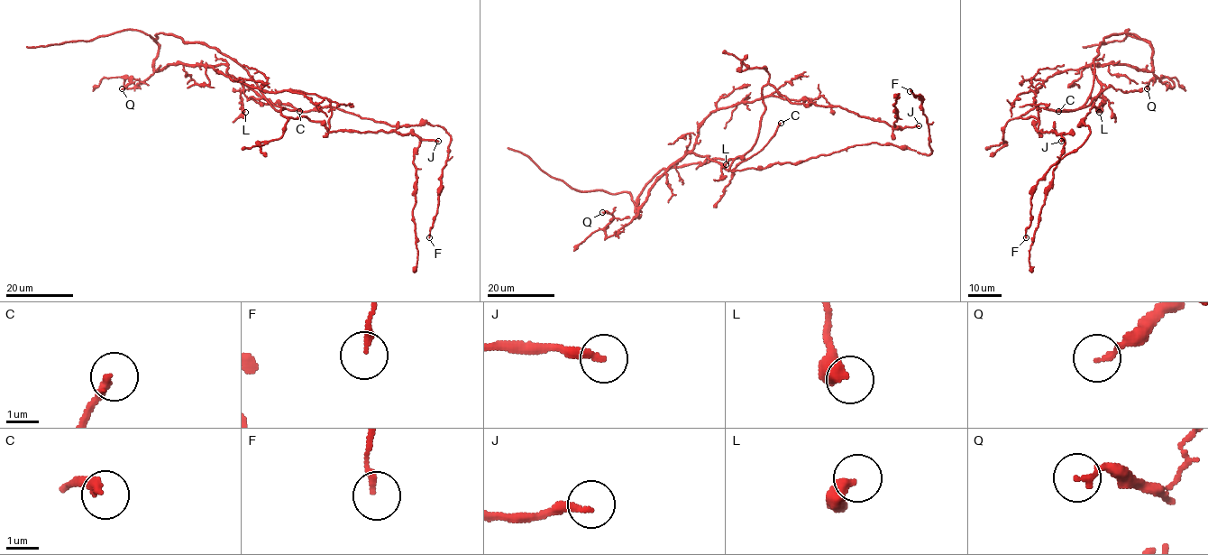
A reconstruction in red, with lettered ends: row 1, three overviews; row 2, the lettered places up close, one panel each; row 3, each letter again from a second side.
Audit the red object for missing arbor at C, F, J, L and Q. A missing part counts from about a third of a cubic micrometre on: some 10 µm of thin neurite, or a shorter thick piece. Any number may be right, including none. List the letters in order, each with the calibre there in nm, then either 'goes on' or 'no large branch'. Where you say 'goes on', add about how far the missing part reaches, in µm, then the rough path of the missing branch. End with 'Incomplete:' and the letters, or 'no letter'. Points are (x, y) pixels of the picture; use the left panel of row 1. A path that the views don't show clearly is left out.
C: calibre 240 nm; goes on; missing 3 µm
F: calibre 190 nm; no large branch
J: calibre 240 nm; goes on; missing 70 µm
L: calibre 480 nm; no large branch
Q: calibre 160 nm; no large branch
Incomplete: C, J

